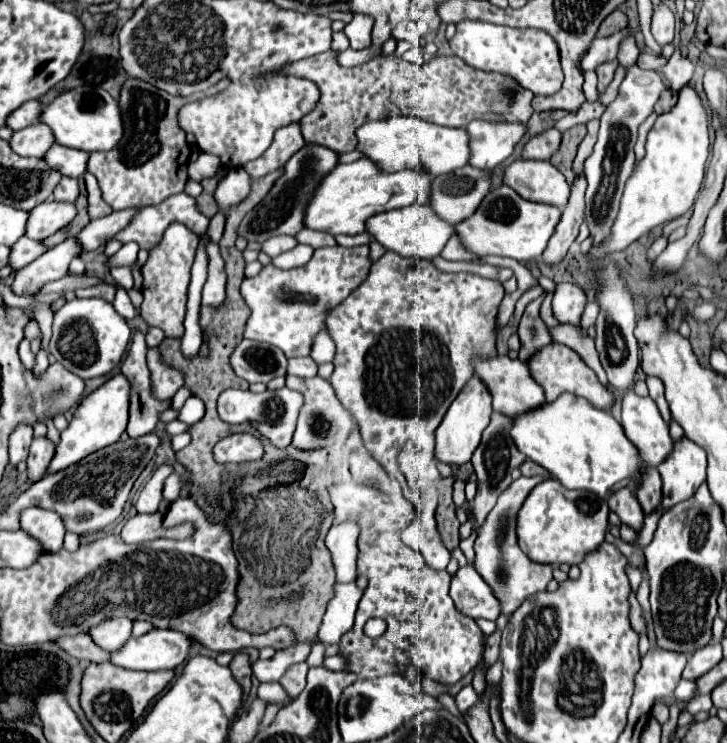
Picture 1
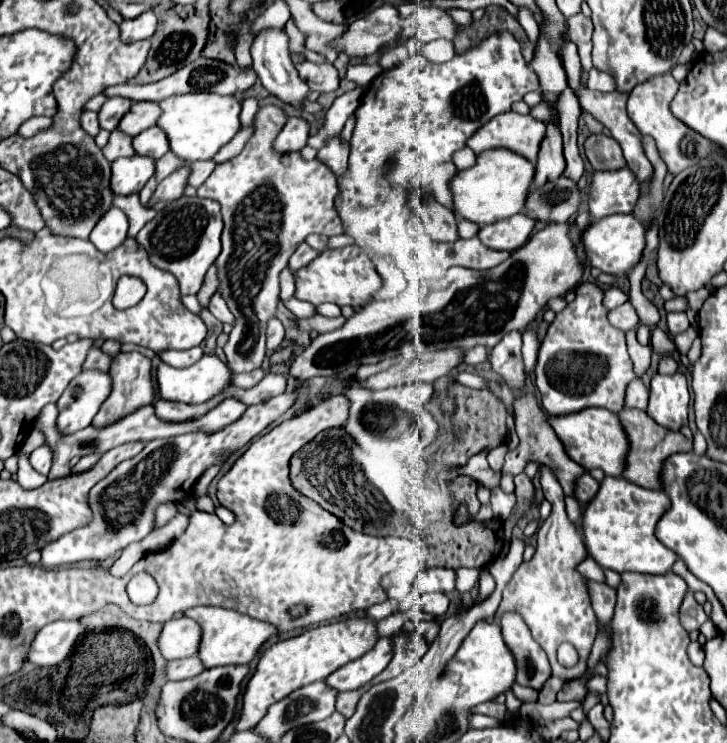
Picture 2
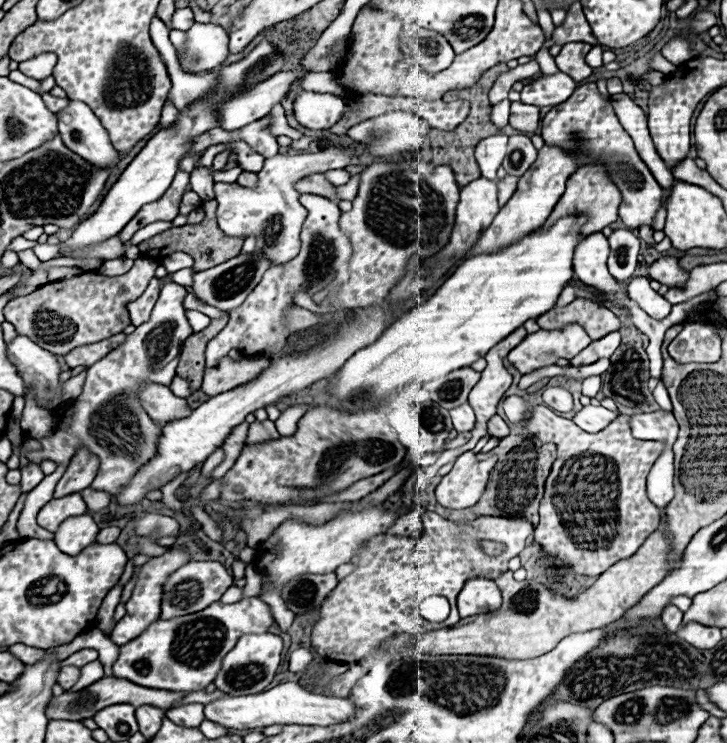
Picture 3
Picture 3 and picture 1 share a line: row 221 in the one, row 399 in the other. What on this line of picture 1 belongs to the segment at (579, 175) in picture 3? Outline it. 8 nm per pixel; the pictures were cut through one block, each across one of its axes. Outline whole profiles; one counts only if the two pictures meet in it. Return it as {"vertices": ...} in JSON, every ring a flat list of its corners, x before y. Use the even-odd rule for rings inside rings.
{"vertices":[[552,342,552,344,548,344,546,348,538,350,536,356,530,358,528,366,530,366,530,372,532,372,534,380,544,388,544,392,546,392,546,402,552,402,552,400,556,400,560,394,568,392,568,394,586,398,592,406,596,406,596,408,600,408,600,410,610,410,610,408,614,406,614,394,612,394,612,390,610,390,608,386,600,384,600,380,596,378,594,370,590,370,590,368,582,362,582,358,580,358,572,348,568,348,568,346,564,346,564,344]]}

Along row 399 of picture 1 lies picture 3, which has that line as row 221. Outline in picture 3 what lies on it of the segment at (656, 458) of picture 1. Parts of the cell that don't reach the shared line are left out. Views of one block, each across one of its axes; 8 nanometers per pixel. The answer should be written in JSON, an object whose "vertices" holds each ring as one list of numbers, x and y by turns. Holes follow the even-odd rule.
{"vertices":[[594,82,578,86,566,102,554,106,542,118,540,136,544,138,546,144,558,146,558,148,566,150,568,154,572,154,578,160,578,166,598,162,606,168,610,180,618,186,618,190,622,194,618,214,628,228,652,224,652,218,654,218,656,210,660,208,662,188,654,180,648,166,640,160,640,156,632,144,632,138,620,126,610,98,604,98,598,92]]}

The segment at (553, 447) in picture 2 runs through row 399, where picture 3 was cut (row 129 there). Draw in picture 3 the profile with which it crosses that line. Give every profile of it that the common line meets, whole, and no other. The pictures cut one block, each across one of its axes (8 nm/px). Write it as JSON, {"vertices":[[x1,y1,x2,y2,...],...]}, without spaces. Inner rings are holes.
{"vertices":[[512,102,510,126,520,132,536,132,540,122,540,108,530,108,530,104]]}

